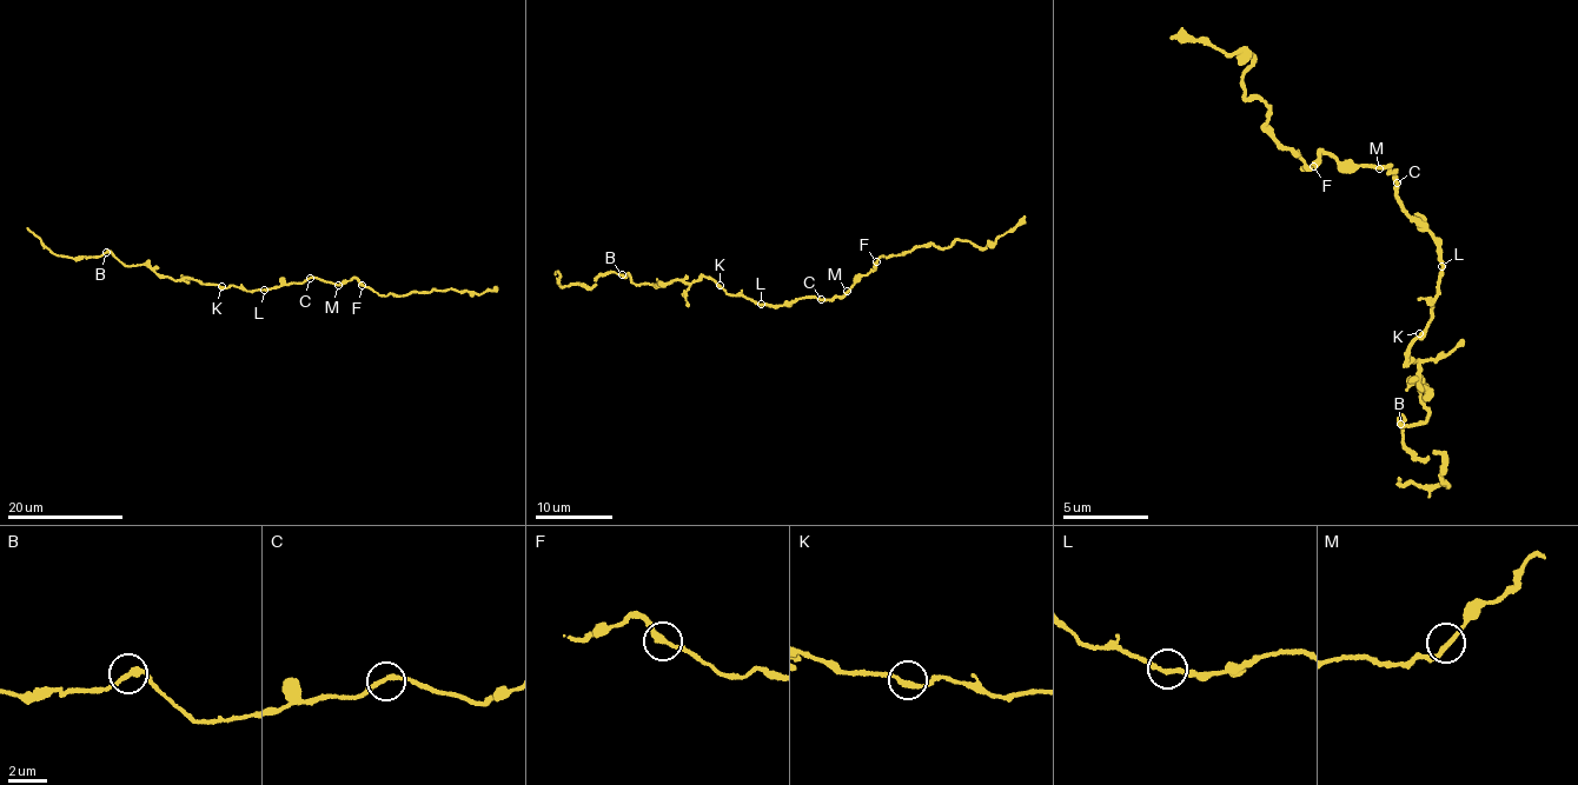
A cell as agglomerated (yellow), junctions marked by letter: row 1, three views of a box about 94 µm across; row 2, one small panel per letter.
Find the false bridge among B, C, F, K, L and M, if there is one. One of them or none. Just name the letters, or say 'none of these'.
none of these

